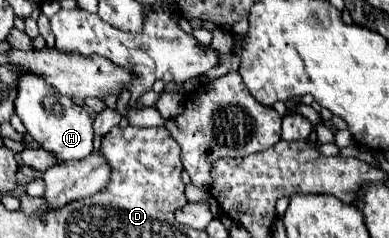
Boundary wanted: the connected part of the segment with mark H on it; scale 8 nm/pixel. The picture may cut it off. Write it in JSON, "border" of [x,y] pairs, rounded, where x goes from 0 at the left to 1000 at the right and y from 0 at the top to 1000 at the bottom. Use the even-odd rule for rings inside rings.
{"border":[[[77,298],[46,307],[46,399],[41,399],[41,483],[62,508],[72,567],[108,609],[108,626],[123,626],[144,643],[159,676],[185,668],[216,668],[237,643],[237,500],[221,475],[216,450],[190,433],[185,416],[154,399],[139,366],[123,366],[113,349],[108,315],[82,315]]]}

